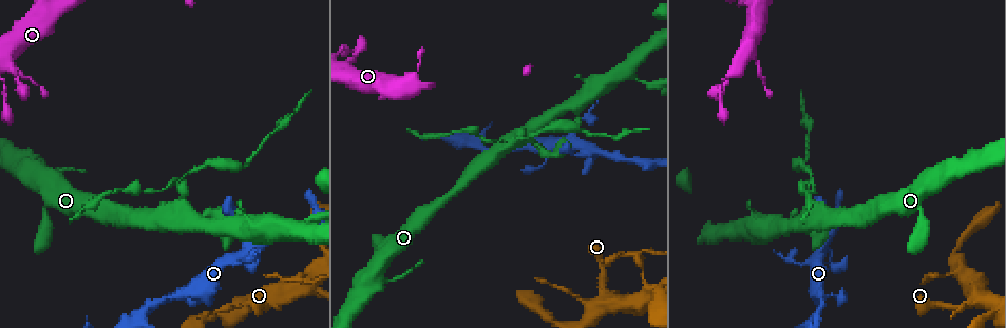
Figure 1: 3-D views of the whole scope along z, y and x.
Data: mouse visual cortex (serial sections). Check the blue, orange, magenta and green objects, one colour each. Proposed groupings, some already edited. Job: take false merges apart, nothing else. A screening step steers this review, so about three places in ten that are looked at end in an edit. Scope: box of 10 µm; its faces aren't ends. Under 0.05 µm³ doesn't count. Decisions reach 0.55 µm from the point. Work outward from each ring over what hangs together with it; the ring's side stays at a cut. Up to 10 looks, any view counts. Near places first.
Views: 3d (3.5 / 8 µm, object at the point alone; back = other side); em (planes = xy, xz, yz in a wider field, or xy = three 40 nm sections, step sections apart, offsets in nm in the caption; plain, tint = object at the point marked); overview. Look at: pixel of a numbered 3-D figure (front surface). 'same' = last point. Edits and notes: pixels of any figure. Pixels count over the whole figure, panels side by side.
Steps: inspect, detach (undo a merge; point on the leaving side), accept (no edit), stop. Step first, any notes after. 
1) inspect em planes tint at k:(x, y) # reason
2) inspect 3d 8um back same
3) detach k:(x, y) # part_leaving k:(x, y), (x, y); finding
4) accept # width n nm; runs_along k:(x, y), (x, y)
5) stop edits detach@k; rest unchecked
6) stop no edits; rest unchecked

inspect 3d 3.5um back at 1:(643, 275)

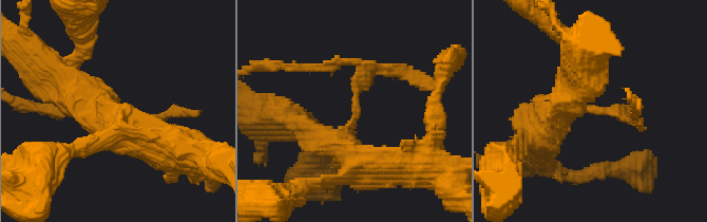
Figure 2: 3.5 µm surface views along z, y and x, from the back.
inspect em xy step 5 tint at 2:(589, 109) # arm_widths 150, 450 nm; need the tissue

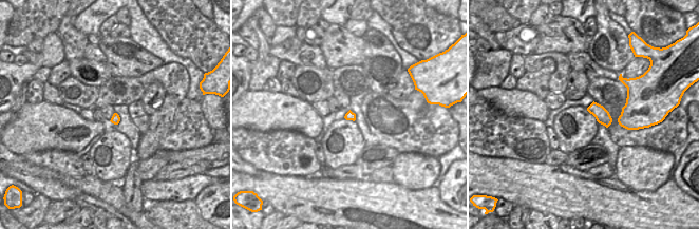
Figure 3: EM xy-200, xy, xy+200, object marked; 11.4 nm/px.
detach 2:(624, 115) # part_leaving 2:(588, 109), (631, 118), (619, 112); a second cell is stuck on

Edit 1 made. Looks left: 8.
inspect 3d 3.5um at 1:(258, 247) # thin neck

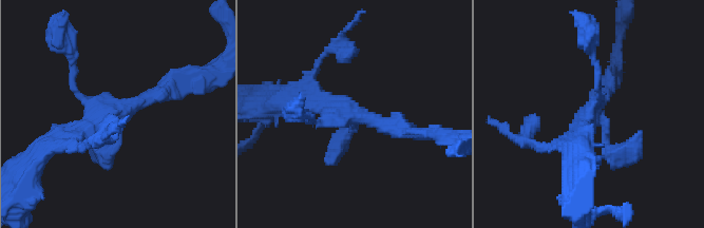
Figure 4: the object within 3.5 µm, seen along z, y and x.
inspect em xy step 5 tint at 4:(346, 111) # now the EM

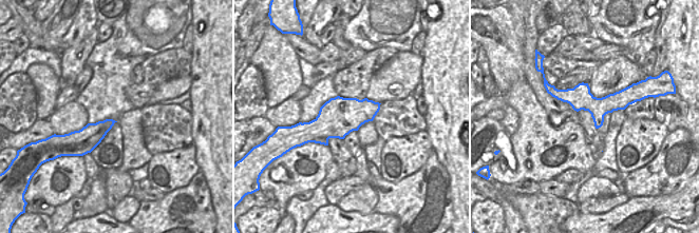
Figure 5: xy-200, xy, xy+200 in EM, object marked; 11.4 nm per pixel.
accept # runs_along 5:(553, 93), (588, 102), (627, 101); continuous, no second cell

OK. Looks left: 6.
inspect 3d 3.5um at 1:(520, 134) # branch point

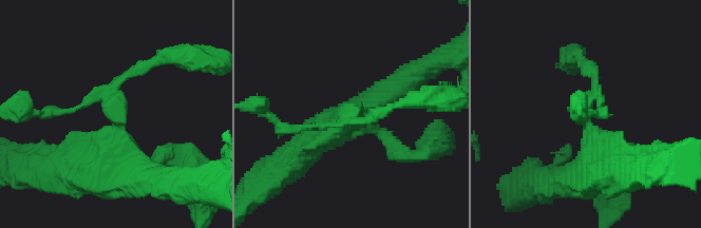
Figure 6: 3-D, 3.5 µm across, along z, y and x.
detach 6:(148, 65) # part_leaving 6:(114, 95), (125, 75), (150, 62), (195, 56); two cells meet here

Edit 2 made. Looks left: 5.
inspect overview

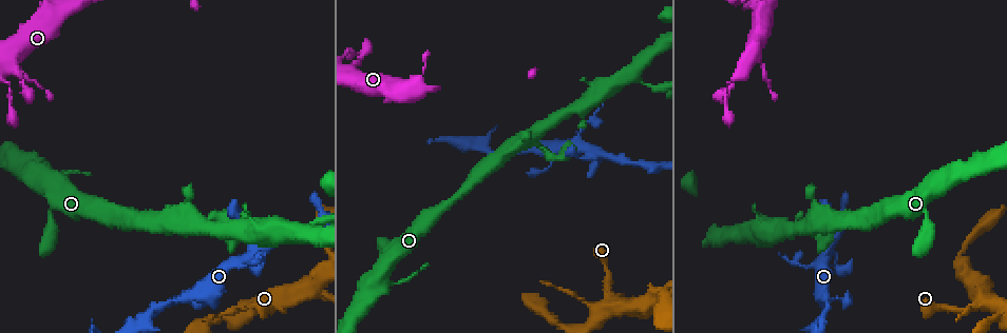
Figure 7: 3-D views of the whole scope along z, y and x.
inspect 3d 8um at 7:(16, 74) # sharp bend

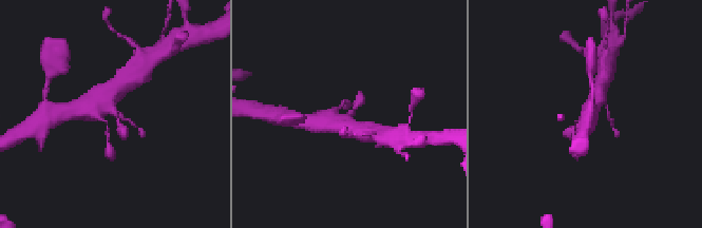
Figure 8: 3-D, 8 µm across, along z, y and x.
inspect 3d 3.5um same # closer look

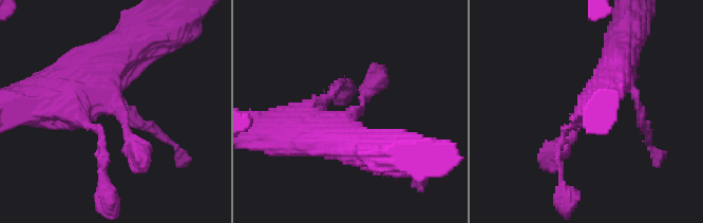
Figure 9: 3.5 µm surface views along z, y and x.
inspect em planes tint at 9:(355, 113) # need the tissue

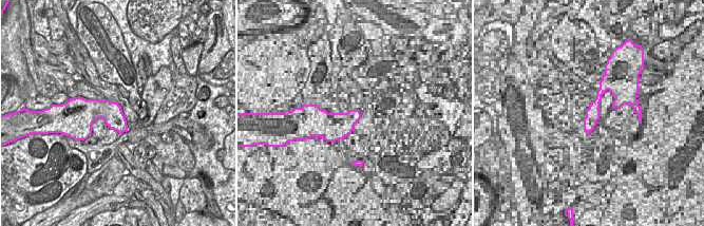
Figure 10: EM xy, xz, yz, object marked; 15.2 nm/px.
accept # runs_along 9:(619, 62), (551, 163); all the same cell

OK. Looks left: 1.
stop edits detach@2, detach@6; rest unchecked

